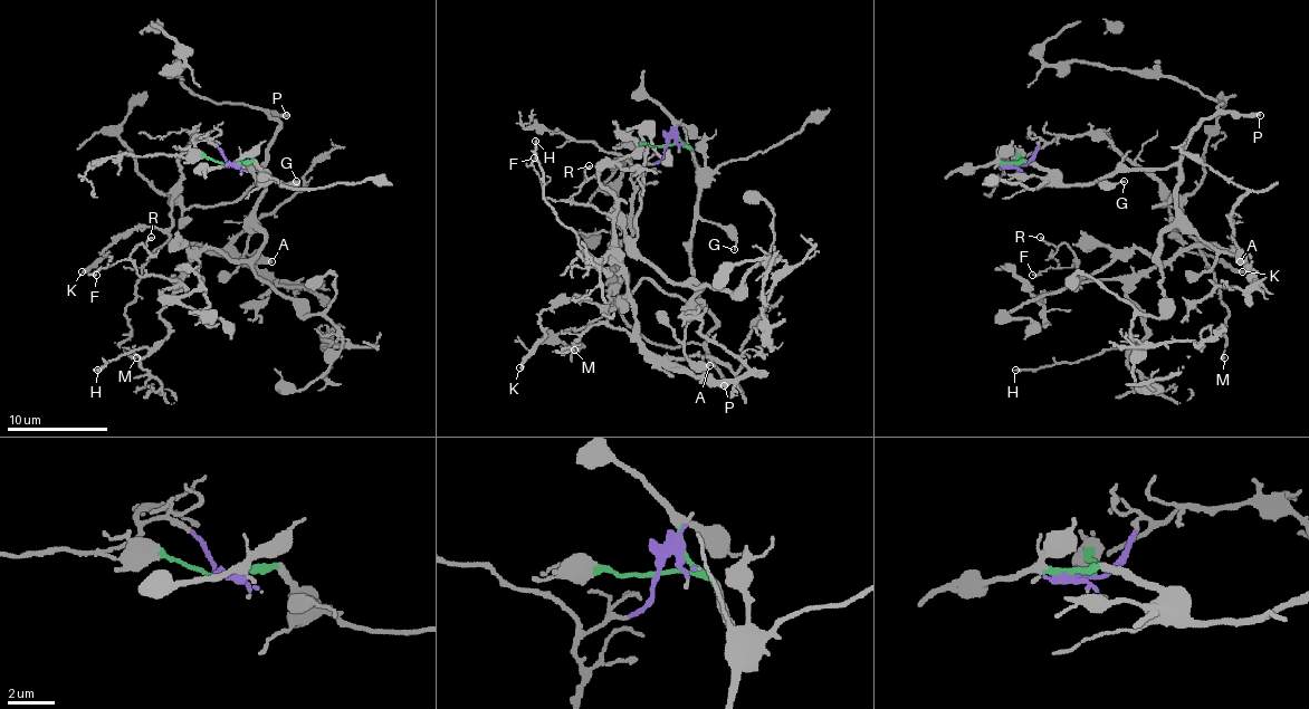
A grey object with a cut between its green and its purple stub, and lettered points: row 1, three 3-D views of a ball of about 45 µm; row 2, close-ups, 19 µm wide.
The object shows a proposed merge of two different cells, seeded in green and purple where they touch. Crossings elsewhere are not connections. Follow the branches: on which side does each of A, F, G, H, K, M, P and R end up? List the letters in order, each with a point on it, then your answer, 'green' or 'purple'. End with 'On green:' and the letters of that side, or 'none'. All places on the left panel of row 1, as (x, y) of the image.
A: at (271, 261); green
F: at (96, 275); purple
G: at (296, 181); green
H: at (97, 370); purple
K: at (82, 271); purple
M: at (136, 357); purple
P: at (286, 115); green
R: at (151, 237); purple
On green: A, G, P

